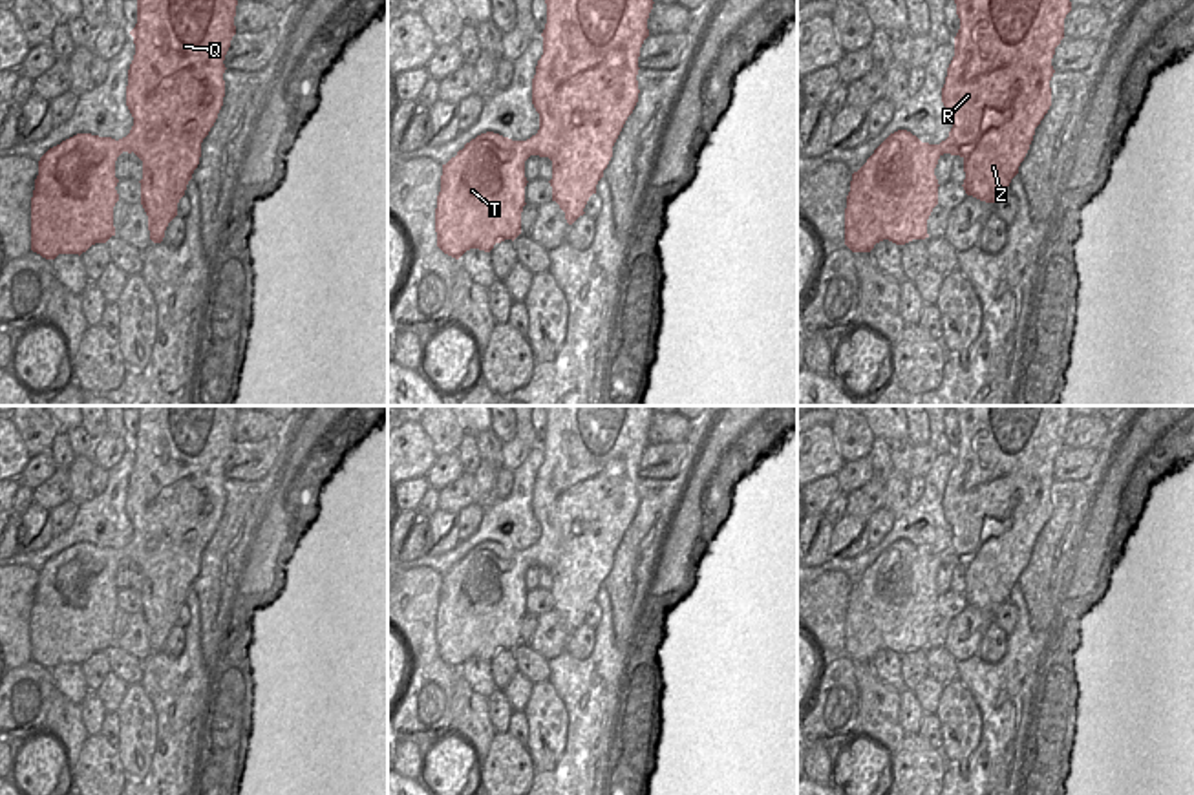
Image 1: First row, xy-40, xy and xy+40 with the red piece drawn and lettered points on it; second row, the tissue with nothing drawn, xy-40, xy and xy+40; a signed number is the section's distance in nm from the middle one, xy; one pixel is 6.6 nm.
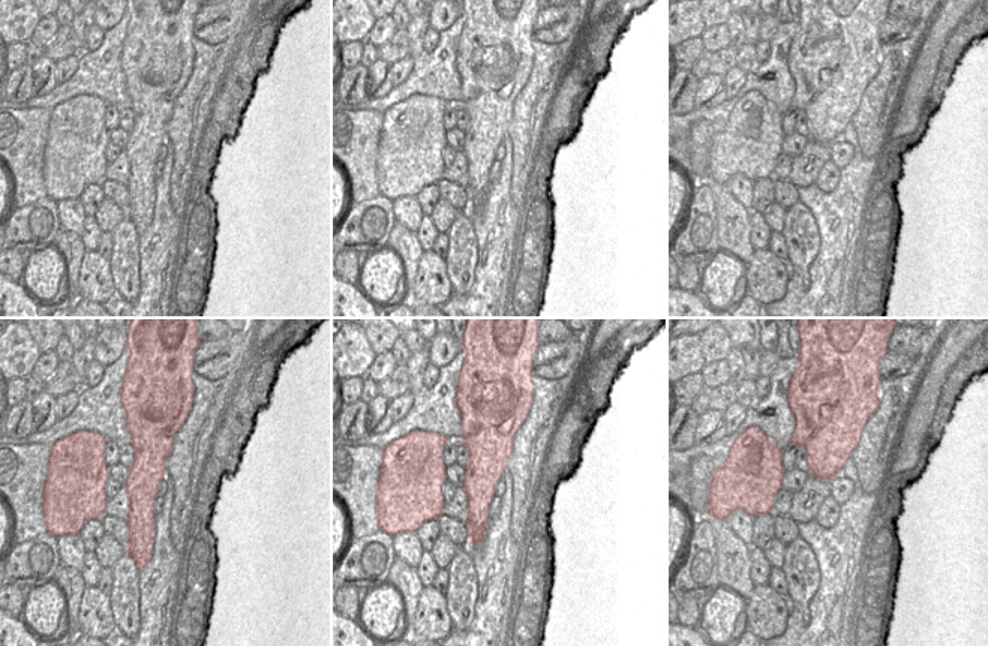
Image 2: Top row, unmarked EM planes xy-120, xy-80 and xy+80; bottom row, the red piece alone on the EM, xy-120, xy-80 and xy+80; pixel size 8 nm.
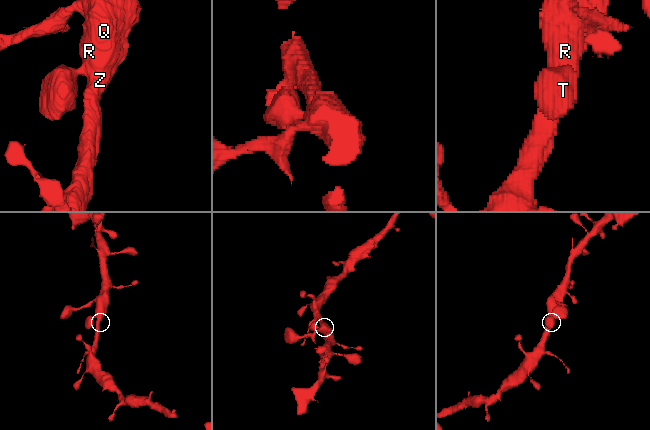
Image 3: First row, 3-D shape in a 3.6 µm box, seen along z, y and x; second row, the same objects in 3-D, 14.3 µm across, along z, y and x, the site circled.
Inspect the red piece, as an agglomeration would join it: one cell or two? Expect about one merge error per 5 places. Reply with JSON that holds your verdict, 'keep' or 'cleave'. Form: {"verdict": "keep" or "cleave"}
{"verdict": "keep"}

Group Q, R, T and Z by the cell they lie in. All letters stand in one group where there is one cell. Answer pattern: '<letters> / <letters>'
Q R T Z

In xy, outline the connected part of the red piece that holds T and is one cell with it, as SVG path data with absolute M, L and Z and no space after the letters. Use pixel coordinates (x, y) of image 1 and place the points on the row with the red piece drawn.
M545 0L547 24L541 33L543 55L532 79L532 104L539 130L527 141L486 132L464 144L442 164L435 208L437 247L459 260L466 250L490 252L496 243L521 234L525 203L525 161L530 155L552 161L552 201L572 225L613 157L613 146L638 102L638 57L649 37L653 0Z

